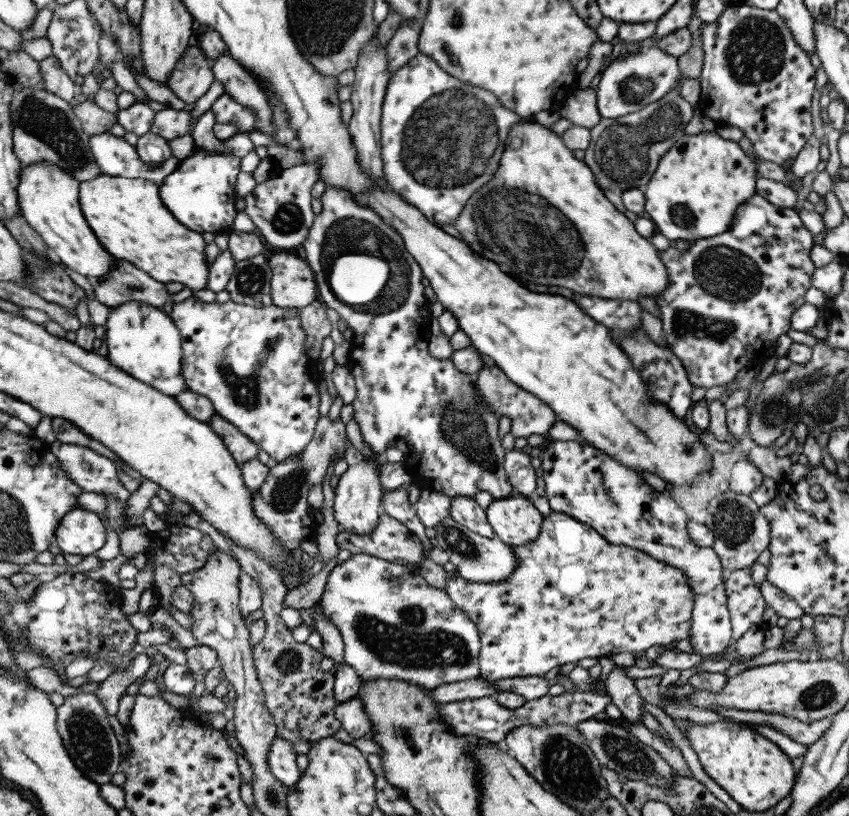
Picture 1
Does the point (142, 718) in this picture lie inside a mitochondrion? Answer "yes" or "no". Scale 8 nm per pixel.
no

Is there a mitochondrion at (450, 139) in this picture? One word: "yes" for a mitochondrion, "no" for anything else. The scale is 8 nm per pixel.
yes

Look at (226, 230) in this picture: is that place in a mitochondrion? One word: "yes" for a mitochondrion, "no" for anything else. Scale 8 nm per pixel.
no

